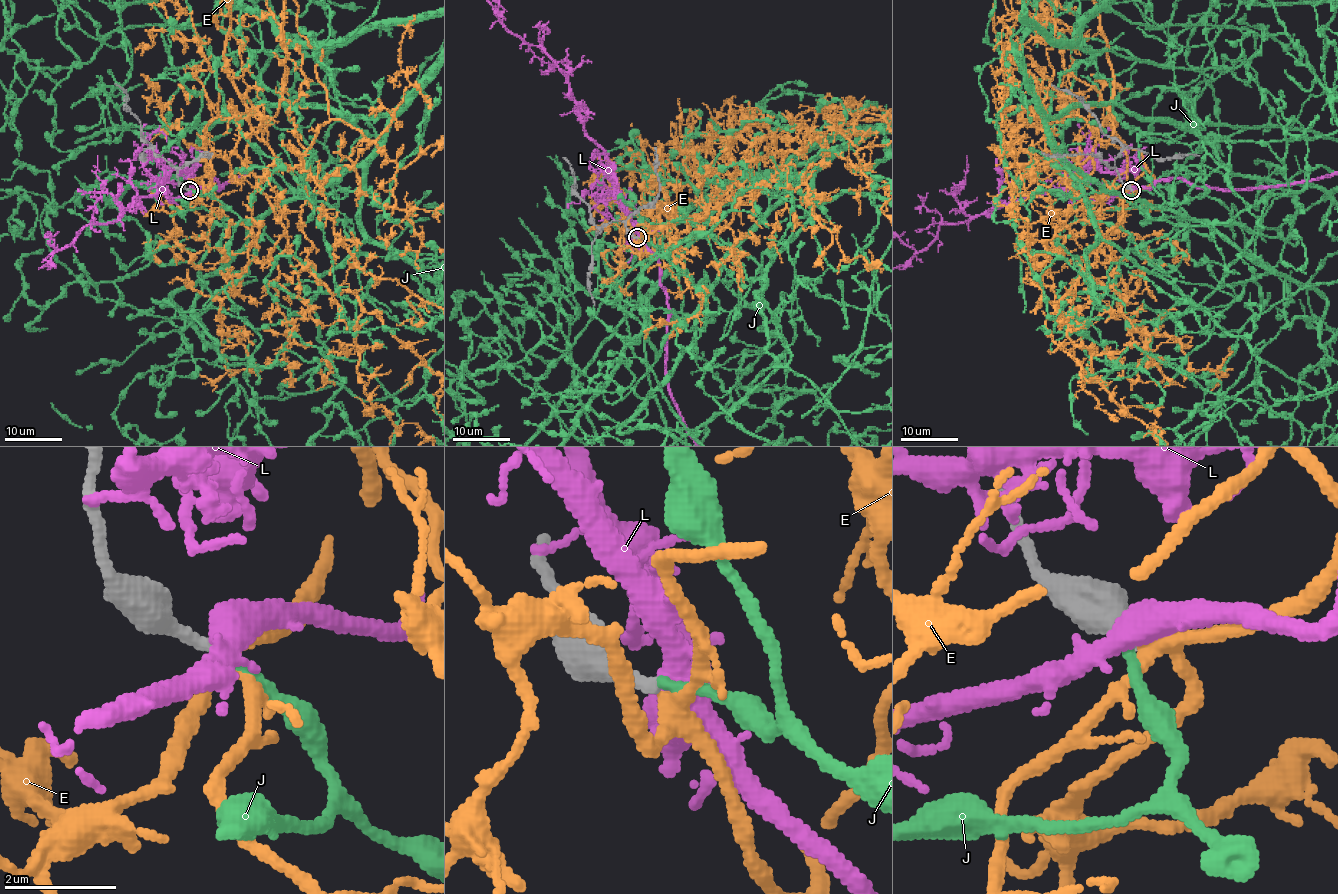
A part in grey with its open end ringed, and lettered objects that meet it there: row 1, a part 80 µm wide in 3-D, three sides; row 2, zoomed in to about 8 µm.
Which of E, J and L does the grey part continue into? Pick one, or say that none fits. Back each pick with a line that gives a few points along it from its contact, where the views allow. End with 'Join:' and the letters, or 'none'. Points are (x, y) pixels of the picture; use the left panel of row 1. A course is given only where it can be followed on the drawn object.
Join: J

